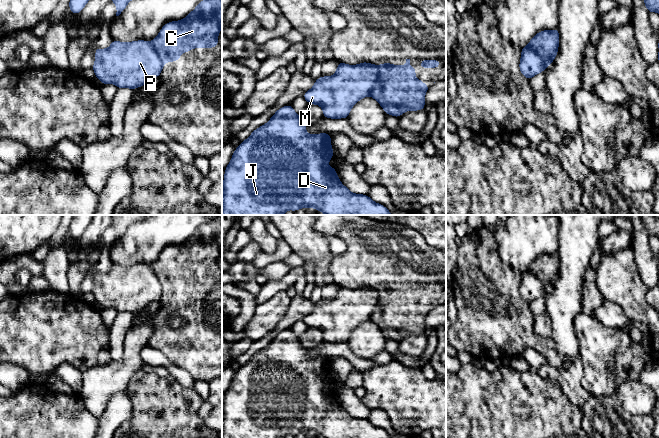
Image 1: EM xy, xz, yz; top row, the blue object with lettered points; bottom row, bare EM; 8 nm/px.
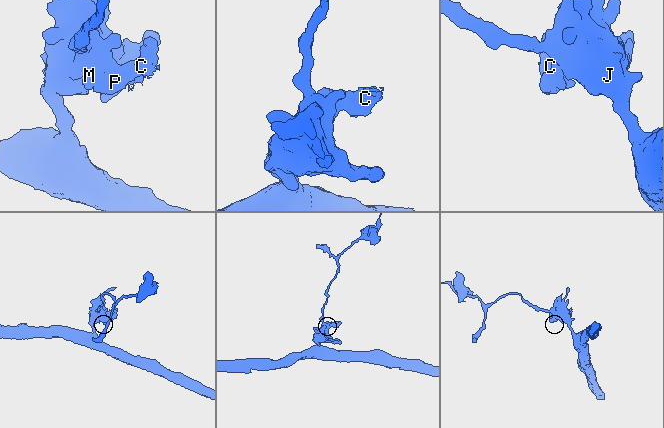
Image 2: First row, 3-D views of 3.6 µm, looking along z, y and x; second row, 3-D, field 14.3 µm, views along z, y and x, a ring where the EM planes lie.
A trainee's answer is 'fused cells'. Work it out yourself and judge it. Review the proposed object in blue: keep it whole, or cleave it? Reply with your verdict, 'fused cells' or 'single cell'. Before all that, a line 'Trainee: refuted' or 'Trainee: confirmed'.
Trainee: confirmed
fused cells

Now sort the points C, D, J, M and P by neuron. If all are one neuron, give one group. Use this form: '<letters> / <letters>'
C / D J M P

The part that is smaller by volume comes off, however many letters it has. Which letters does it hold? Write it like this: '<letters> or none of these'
C

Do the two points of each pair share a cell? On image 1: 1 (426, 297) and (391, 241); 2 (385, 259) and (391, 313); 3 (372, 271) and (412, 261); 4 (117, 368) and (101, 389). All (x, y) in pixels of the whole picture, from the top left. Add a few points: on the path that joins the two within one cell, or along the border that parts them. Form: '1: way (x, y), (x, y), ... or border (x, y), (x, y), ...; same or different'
1: way (424, 283), (422, 272), (405, 255); same
2: way (382, 272), (382, 290), (391, 300); same
3: way (382, 261), (402, 261); same
4: way (114, 373), (103, 384); same

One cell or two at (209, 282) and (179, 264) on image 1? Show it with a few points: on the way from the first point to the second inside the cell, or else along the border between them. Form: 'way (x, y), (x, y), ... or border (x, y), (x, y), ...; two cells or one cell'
way (202, 282), (197, 282), (186, 271); one cell

